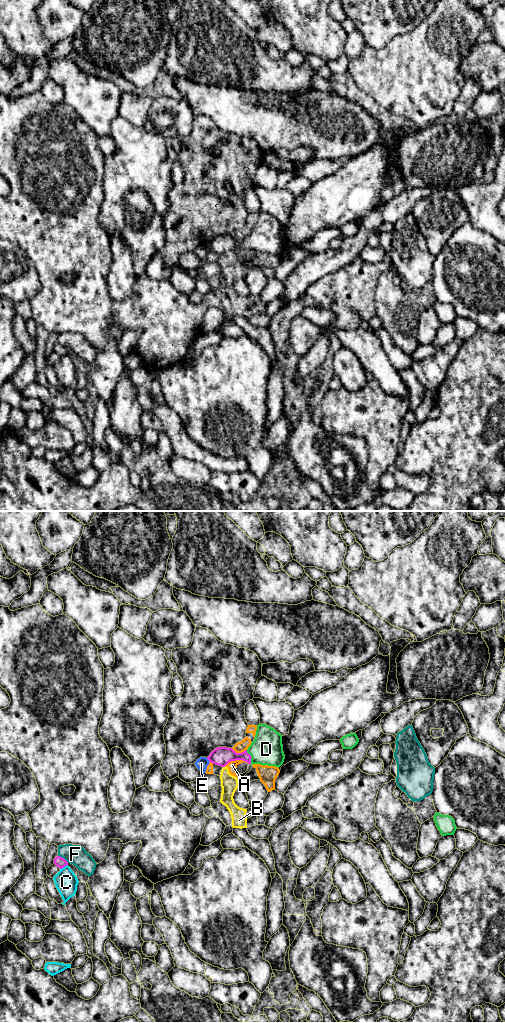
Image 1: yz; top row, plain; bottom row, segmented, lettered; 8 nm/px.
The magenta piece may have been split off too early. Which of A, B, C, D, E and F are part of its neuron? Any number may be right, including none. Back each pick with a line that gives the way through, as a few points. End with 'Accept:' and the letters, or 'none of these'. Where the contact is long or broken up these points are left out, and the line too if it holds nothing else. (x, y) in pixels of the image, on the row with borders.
D: runs through yz (221, 756), (251, 757), (266, 749)
Accept: D

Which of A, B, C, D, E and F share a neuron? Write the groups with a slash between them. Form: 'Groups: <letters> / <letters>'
Groups: A B / C / D / E / F

